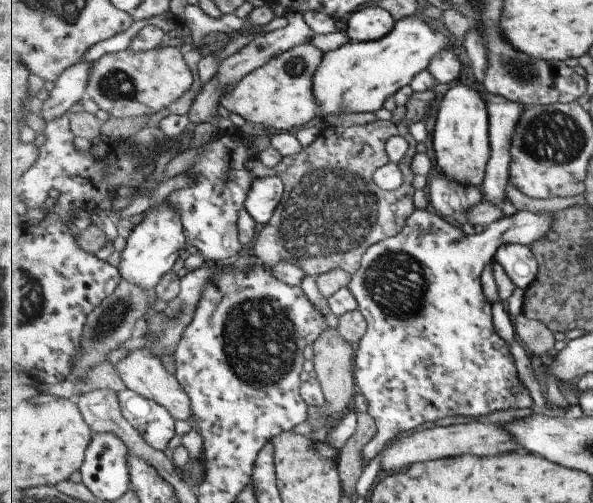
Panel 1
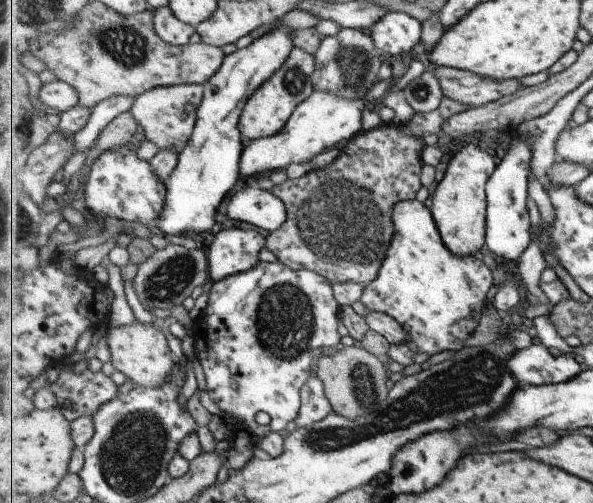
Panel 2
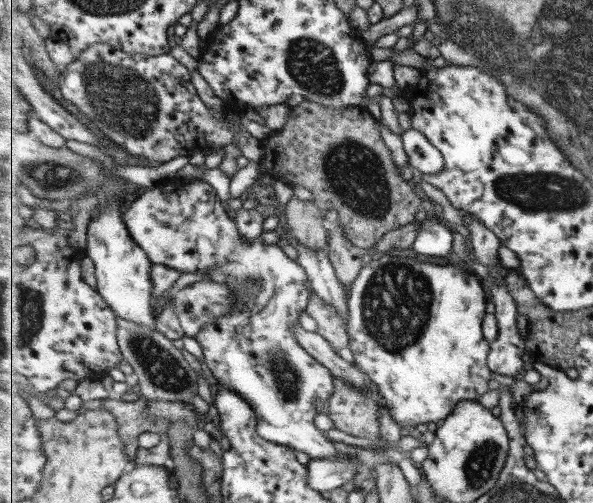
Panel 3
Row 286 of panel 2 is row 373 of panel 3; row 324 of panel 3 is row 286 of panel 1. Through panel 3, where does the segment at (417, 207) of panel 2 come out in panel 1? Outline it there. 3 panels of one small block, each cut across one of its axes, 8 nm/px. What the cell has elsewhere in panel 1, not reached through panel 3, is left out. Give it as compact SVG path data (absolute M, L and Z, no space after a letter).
M417 209L401 234L369 247L348 286L368 324L365 336L356 346L354 374L359 392L367 398L367 412L377 426L375 436L365 448L367 462L381 454L386 440L389 442L401 431L415 430L425 422L457 415L479 418L509 408L535 408L529 390L519 381L507 342L495 332L483 274L501 245L519 243L531 247L553 231L554 216L552 212L517 211L492 222L480 234L469 235L445 217Z

